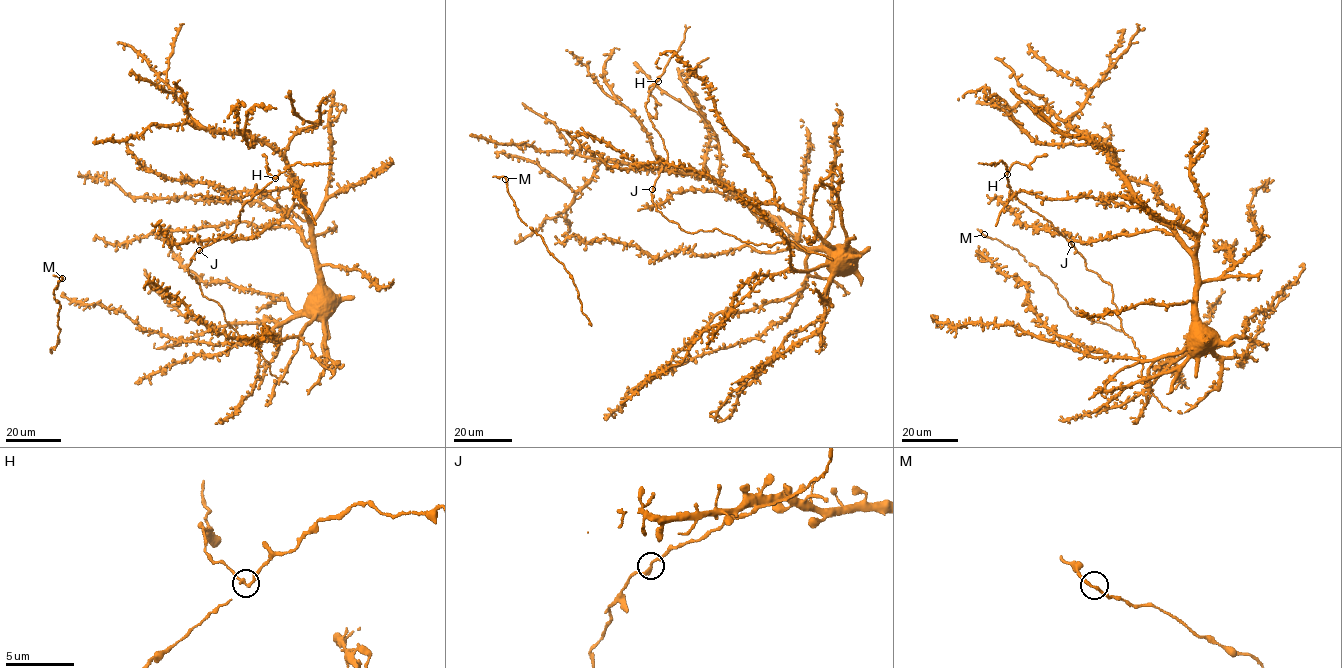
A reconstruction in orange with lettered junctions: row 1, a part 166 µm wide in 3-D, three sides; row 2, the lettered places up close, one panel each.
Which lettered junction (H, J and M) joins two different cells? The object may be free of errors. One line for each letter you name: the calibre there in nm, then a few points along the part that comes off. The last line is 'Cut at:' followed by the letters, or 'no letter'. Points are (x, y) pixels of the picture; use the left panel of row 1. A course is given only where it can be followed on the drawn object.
H: 200 nm thick; foreign part runs (275, 178), (267, 172), (266, 156), (263, 156)
Cut at: H

